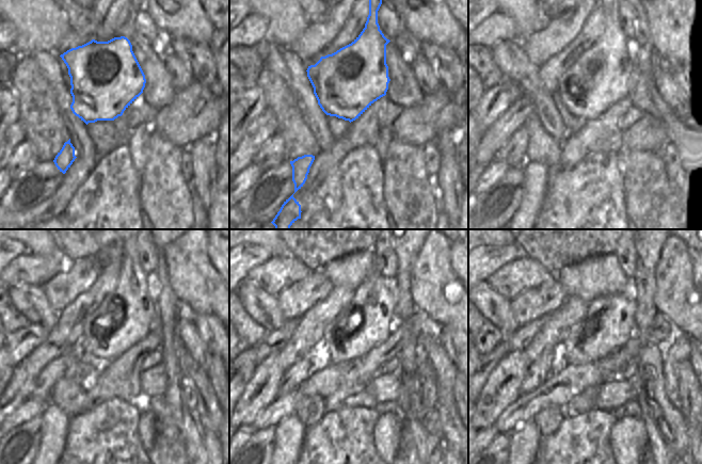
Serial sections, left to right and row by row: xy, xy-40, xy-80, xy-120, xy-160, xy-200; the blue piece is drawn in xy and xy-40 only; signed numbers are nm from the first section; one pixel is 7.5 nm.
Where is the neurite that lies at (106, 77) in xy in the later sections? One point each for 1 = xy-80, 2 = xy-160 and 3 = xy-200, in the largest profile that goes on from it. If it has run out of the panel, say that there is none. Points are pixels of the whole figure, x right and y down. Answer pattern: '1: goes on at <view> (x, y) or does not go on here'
1: goes on at xy-80 (599, 78)
2: goes on at xy-160 (368, 319)
3: goes on at xy-200 (608, 324)

